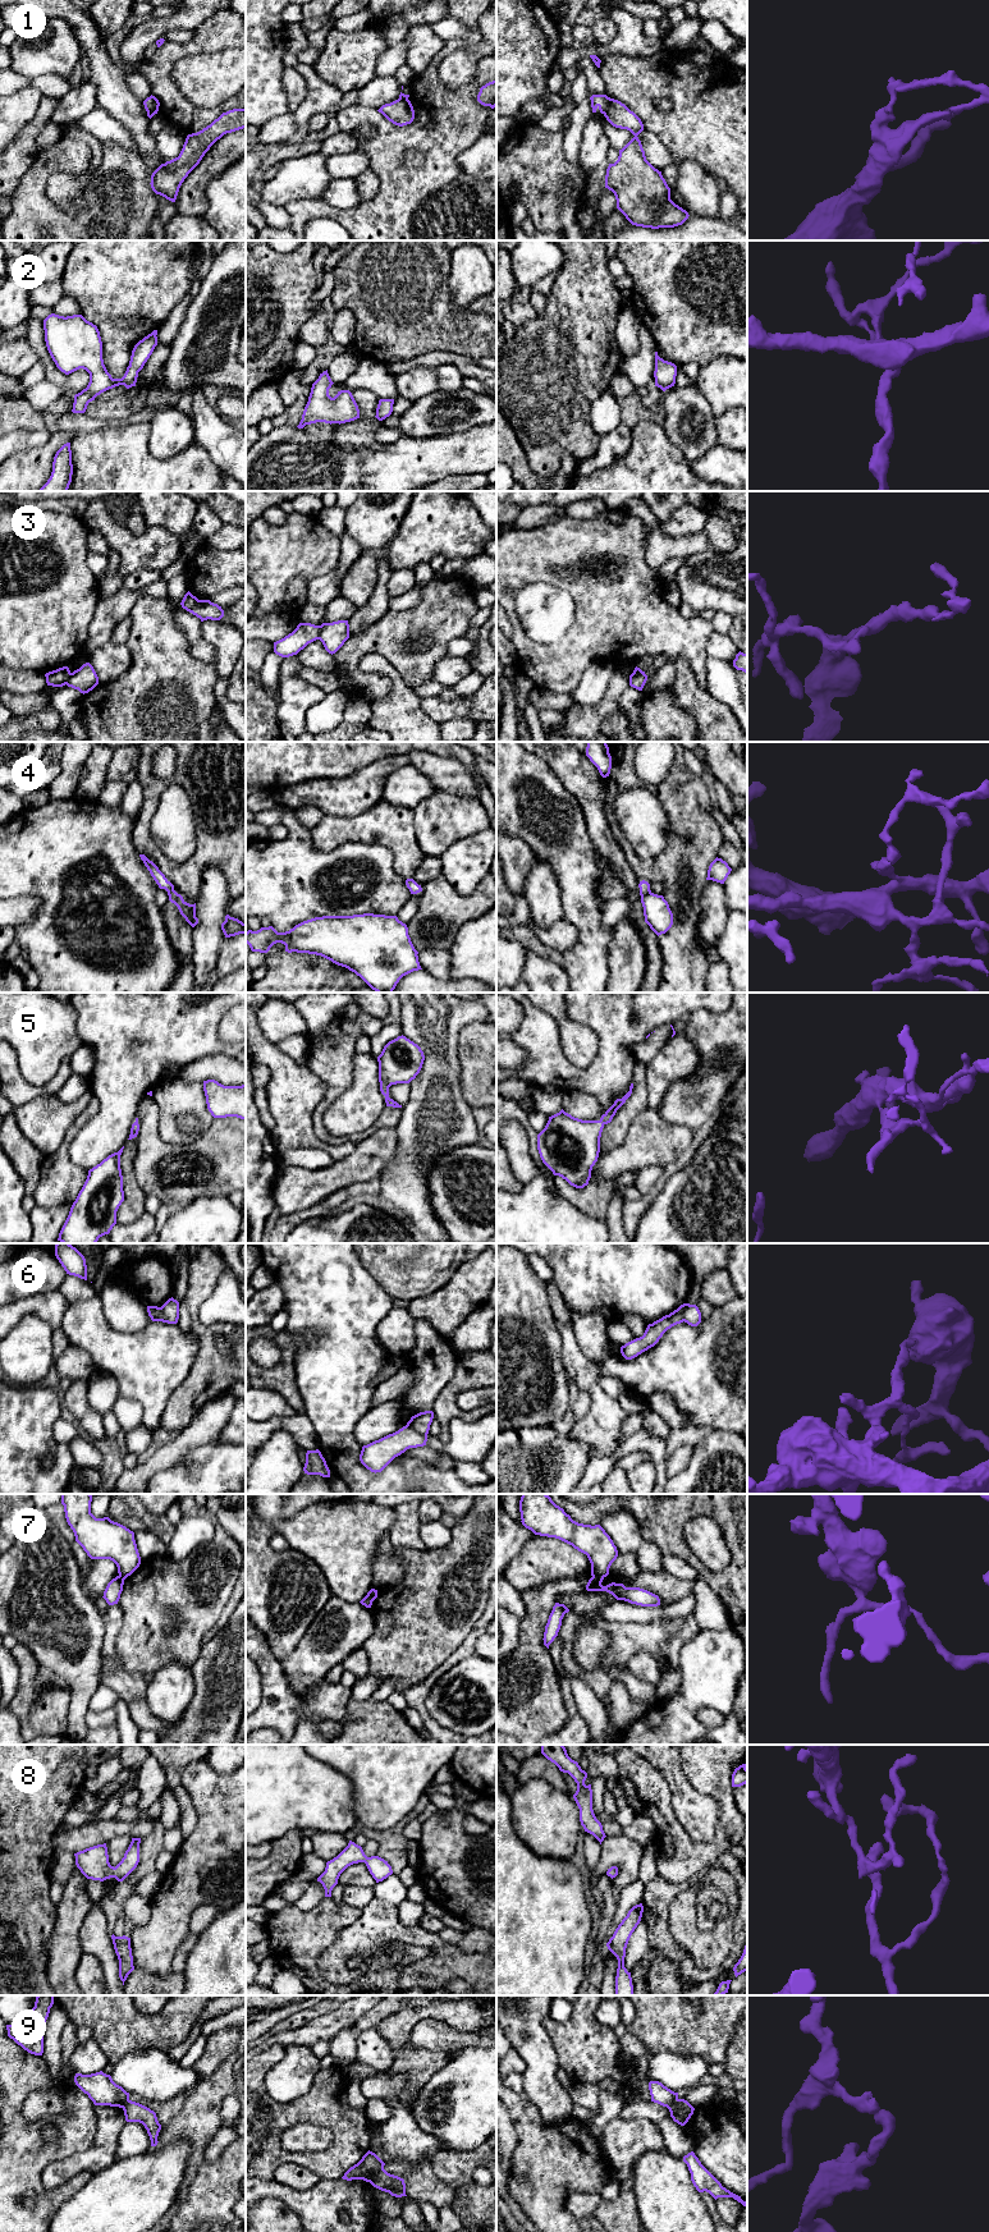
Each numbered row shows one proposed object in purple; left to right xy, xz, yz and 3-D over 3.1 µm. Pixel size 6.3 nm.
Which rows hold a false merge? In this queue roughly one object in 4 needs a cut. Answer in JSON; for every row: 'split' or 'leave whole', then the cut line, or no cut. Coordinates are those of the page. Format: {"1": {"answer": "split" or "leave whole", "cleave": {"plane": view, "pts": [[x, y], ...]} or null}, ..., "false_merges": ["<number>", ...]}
{"1": {"answer": "split", "cleave": {"plane": "yz", "pts": [[610, 99], [603, 113]]}}, "2": {"answer": "leave whole", "cleave": null}, "3": {"answer": "split", "cleave": {"plane": "xz", "pts": [[320, 626], [317, 638]]}}, "4": {"answer": "leave whole", "cleave": null}, "5": {"answer": "leave whole", "cleave": null}, "6": {"answer": "split", "cleave": {"plane": "xz", "pts": [[407, 1424], [426, 1435]]}}, "7": {"answer": "split", "cleave": {"plane": "yz", "pts": [[593, 1576], [603, 1577]]}}, "8": {"answer": "leave whole", "cleave": null}, "9": {"answer": "split", "cleave": {"plane": "xz", "pts": [[383, 2167], [370, 2182]]}}, "false_merges": ["1", "3", "6", "7", "9"]}

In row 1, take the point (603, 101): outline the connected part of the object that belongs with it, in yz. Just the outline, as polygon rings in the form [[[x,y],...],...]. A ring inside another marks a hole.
[[[592,95],[590,100],[592,113],[596,113],[596,110],[599,109],[600,113],[604,114],[610,104],[610,97],[608,97],[606,95]]]

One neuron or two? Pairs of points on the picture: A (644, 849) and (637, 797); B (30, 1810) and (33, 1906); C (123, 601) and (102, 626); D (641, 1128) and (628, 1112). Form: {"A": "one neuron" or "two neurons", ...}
{"A": "one neuron", "B": "one neuron", "C": "one neuron", "D": "two neurons"}

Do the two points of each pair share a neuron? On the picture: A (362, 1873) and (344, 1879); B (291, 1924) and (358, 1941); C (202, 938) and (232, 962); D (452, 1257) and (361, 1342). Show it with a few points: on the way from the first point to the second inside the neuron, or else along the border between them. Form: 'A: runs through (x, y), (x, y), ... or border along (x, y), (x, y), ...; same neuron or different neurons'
A: runs through (358, 1875), (348, 1877); same neuron
B: border along (360, 1916), (339, 1932), (319, 1960); different neurons
C: border along (227, 938), (220, 947), (214, 968); different neurons
D: border along (372, 1278), (393, 1300); different neurons

